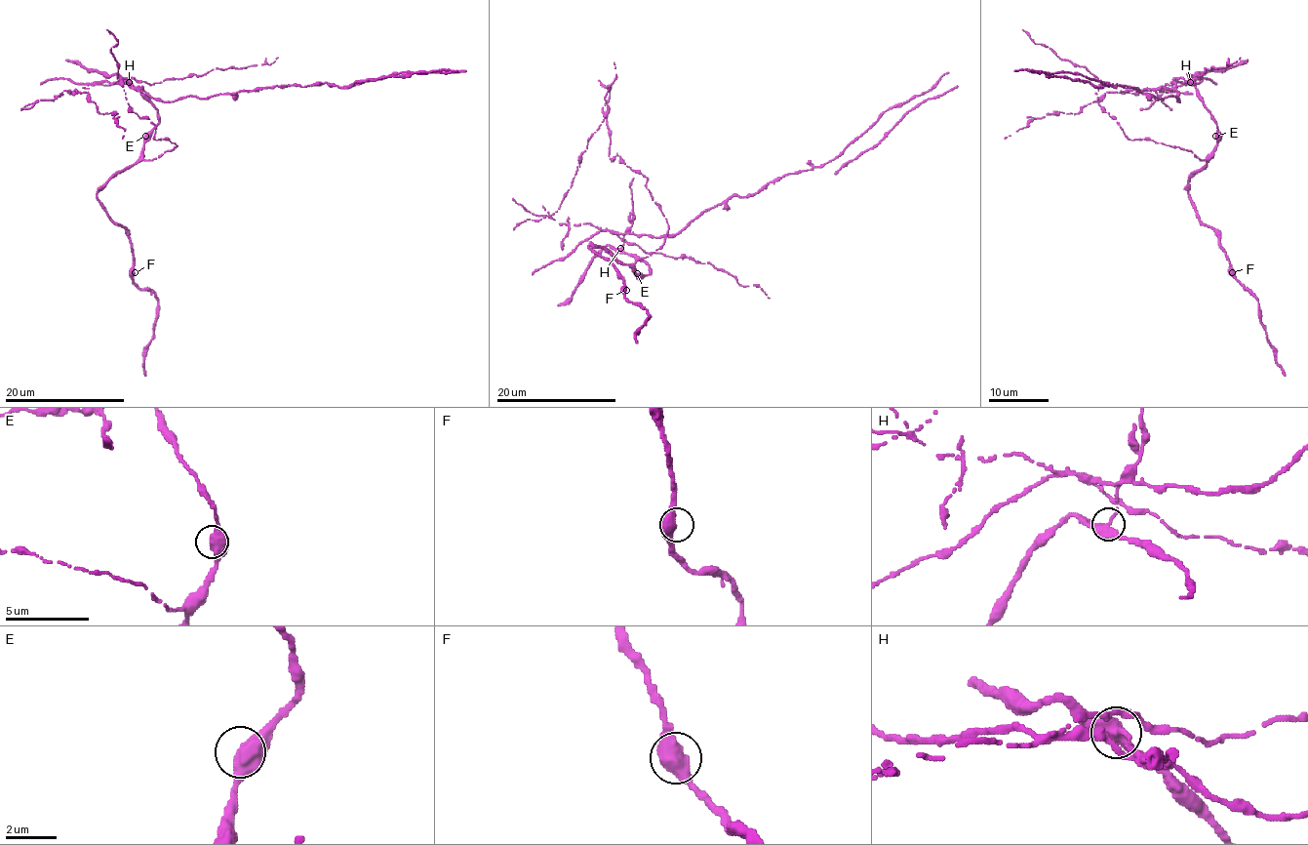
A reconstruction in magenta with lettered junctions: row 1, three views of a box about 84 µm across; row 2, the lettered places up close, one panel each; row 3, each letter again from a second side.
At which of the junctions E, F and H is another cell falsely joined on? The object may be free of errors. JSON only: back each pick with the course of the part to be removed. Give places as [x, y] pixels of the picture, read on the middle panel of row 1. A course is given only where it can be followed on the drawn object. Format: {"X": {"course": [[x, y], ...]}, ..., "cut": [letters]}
{"H": {"course": [[620, 248], [626, 233], [665, 237], [732, 197], [821, 167], [888, 110], [922, 95], [835, 175]]}, "cut": ["H"]}

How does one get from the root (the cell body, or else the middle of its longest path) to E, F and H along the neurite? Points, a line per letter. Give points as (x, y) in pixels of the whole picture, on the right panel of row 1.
E: (1176, 99), (1175, 88), (1192, 82), (1196, 96), (1217, 125), (1215, 136)
F: (1176, 99), (1175, 88), (1192, 82), (1217, 125), (1214, 154), (1190, 178), (1189, 199), (1218, 238), (1232, 272)
H: (1176, 99), (1175, 88), (1190, 82)

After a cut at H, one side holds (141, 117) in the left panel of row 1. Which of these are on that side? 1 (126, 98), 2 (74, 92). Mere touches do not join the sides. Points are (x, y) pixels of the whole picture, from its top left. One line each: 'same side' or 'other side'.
1: same side
2: other side

